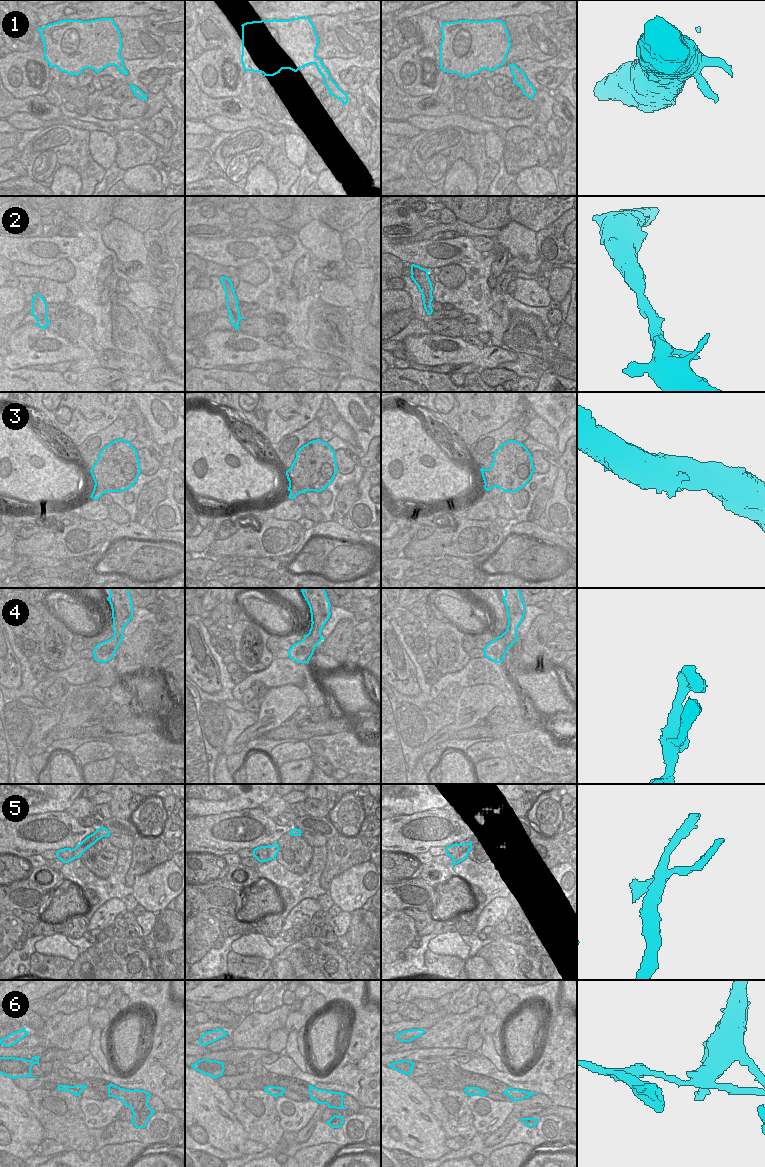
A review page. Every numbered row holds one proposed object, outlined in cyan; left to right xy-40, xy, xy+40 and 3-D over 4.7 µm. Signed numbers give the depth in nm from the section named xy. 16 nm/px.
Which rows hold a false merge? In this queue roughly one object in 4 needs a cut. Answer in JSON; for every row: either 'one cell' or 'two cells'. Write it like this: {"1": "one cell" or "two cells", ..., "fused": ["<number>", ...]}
{"1": "one cell", "2": "one cell", "3": "two cells", "4": "one cell", "5": "two cells", "6": "two cells", "fused": ["3", "5", "6"]}

